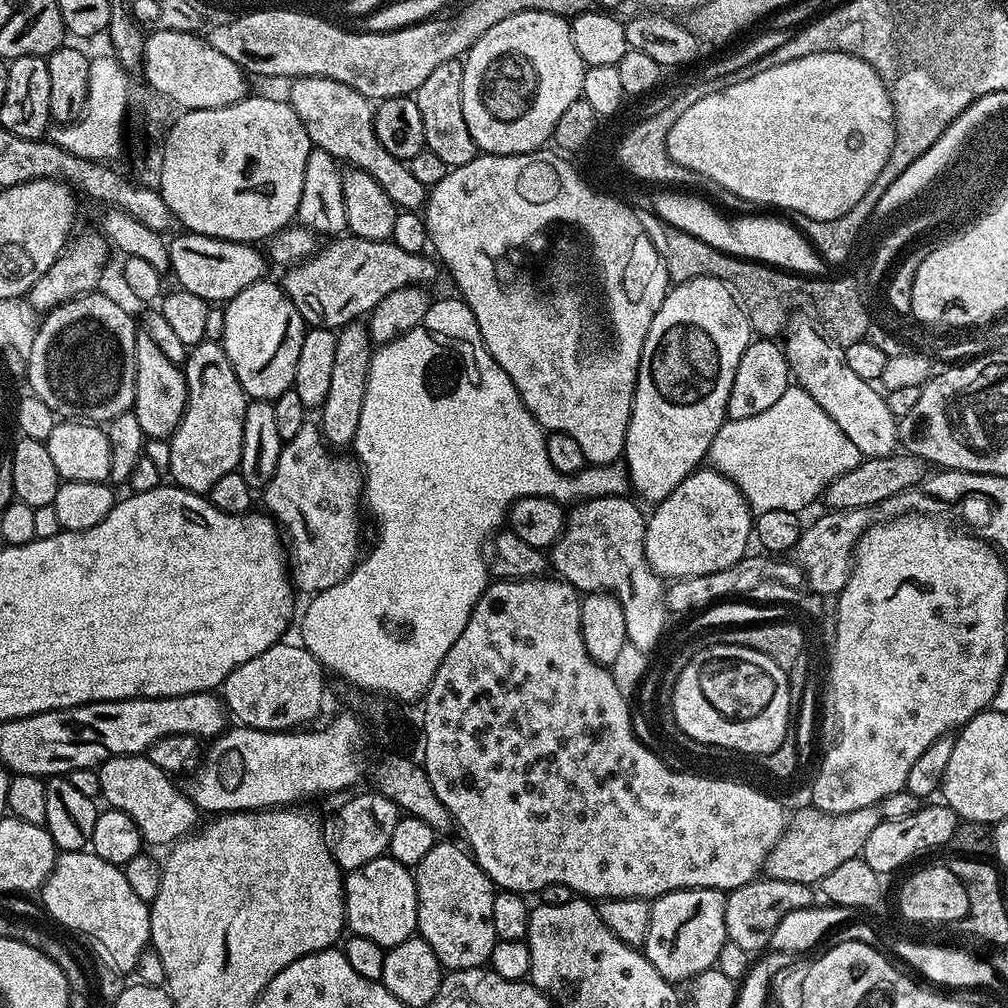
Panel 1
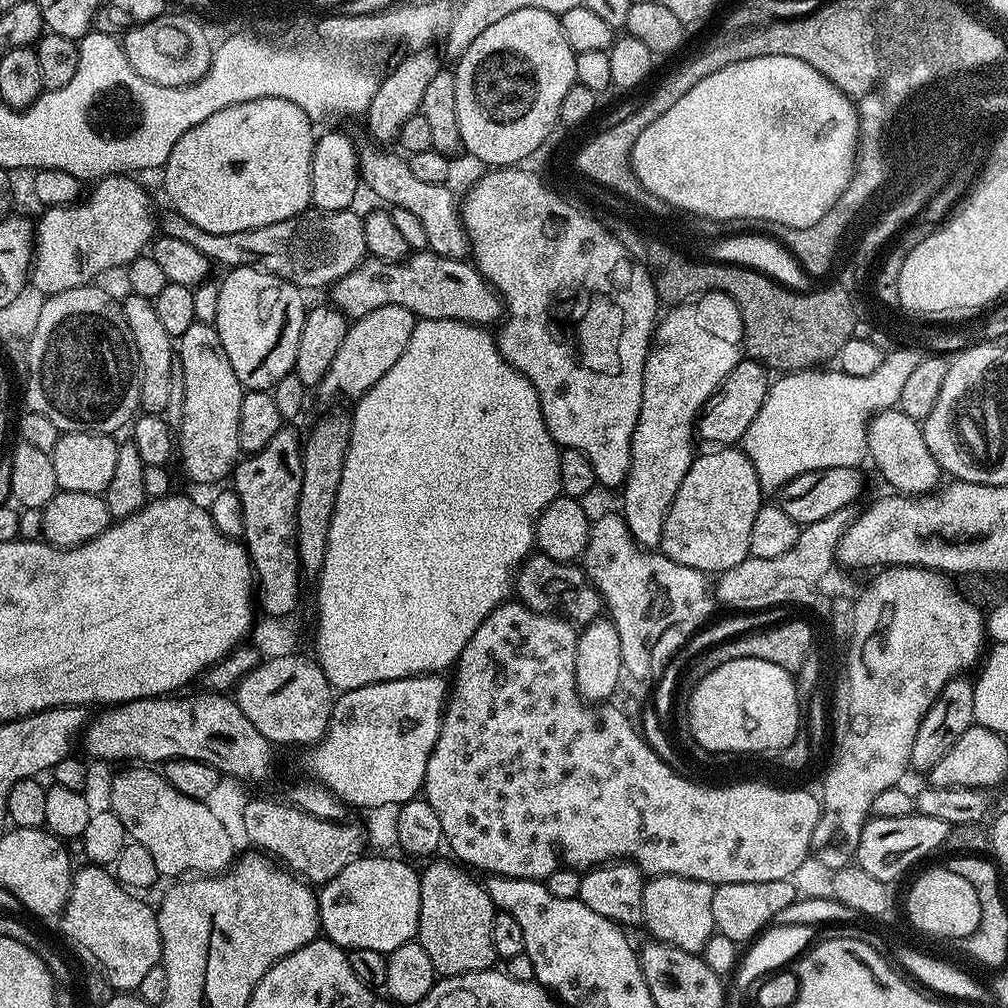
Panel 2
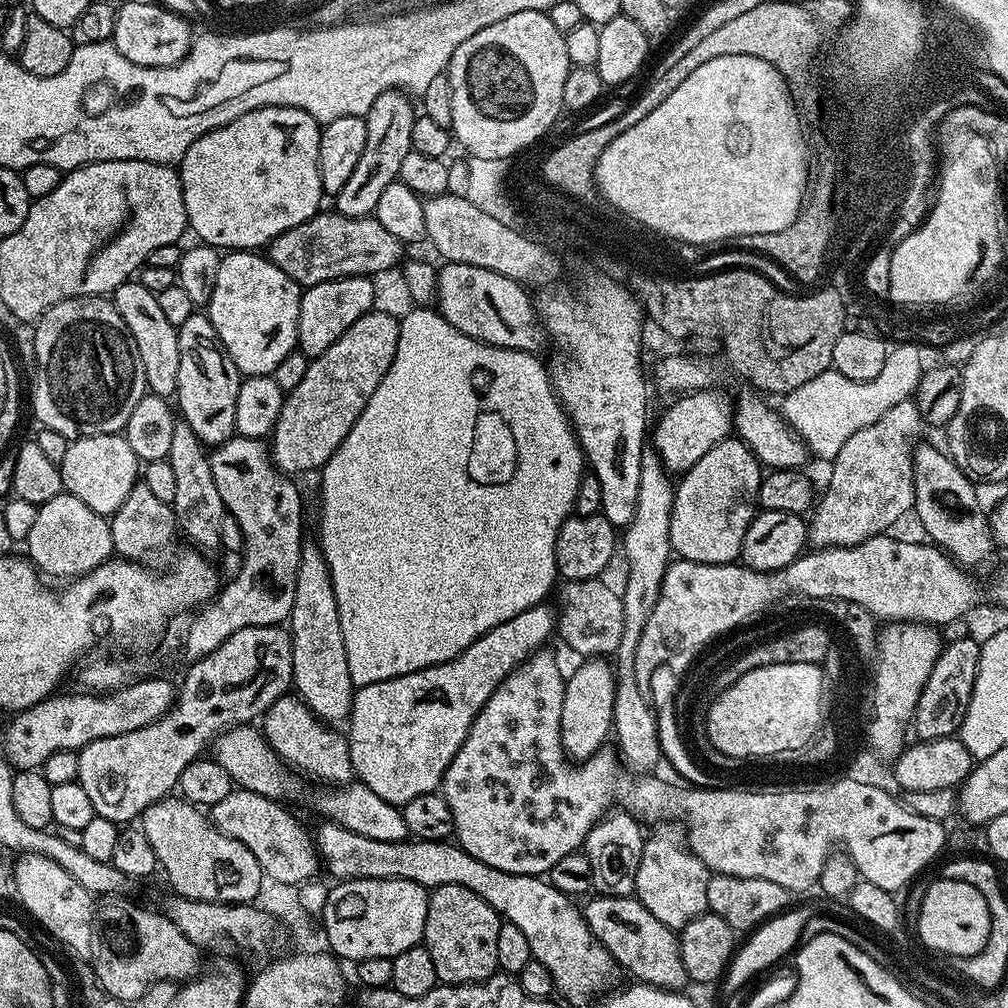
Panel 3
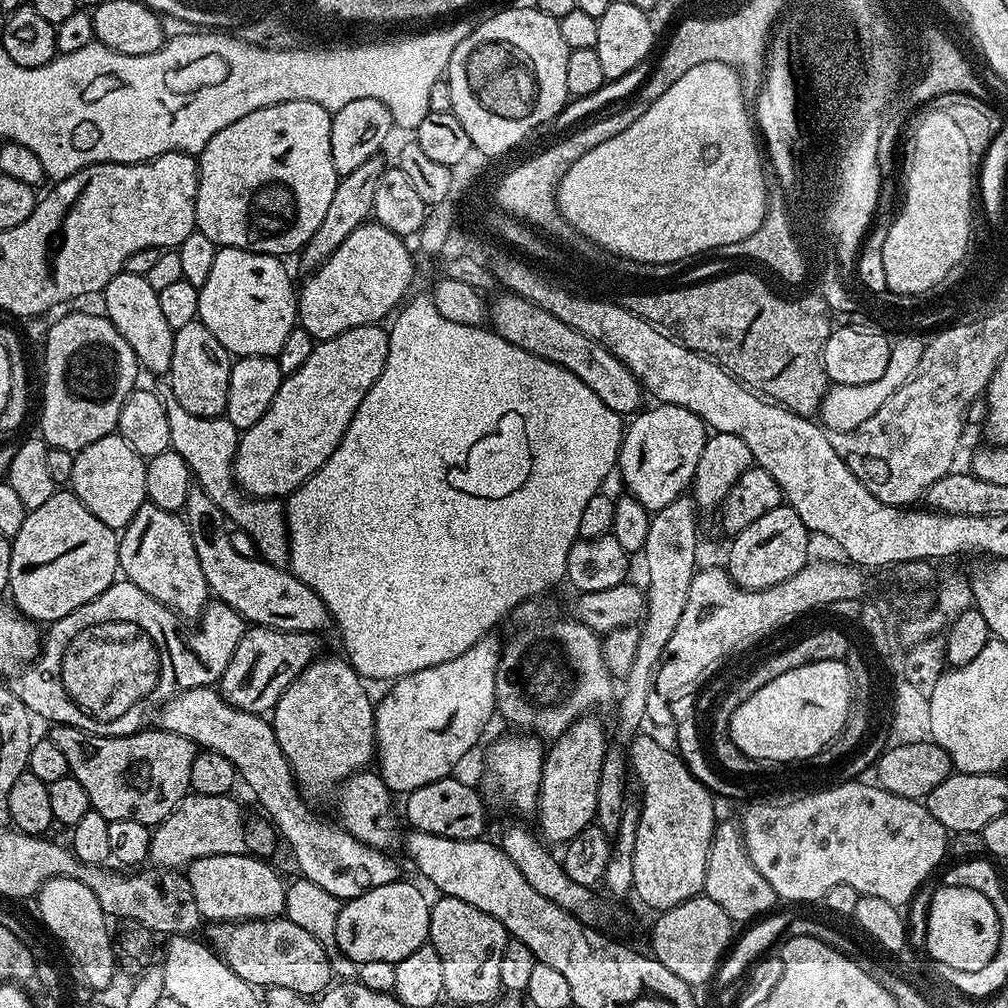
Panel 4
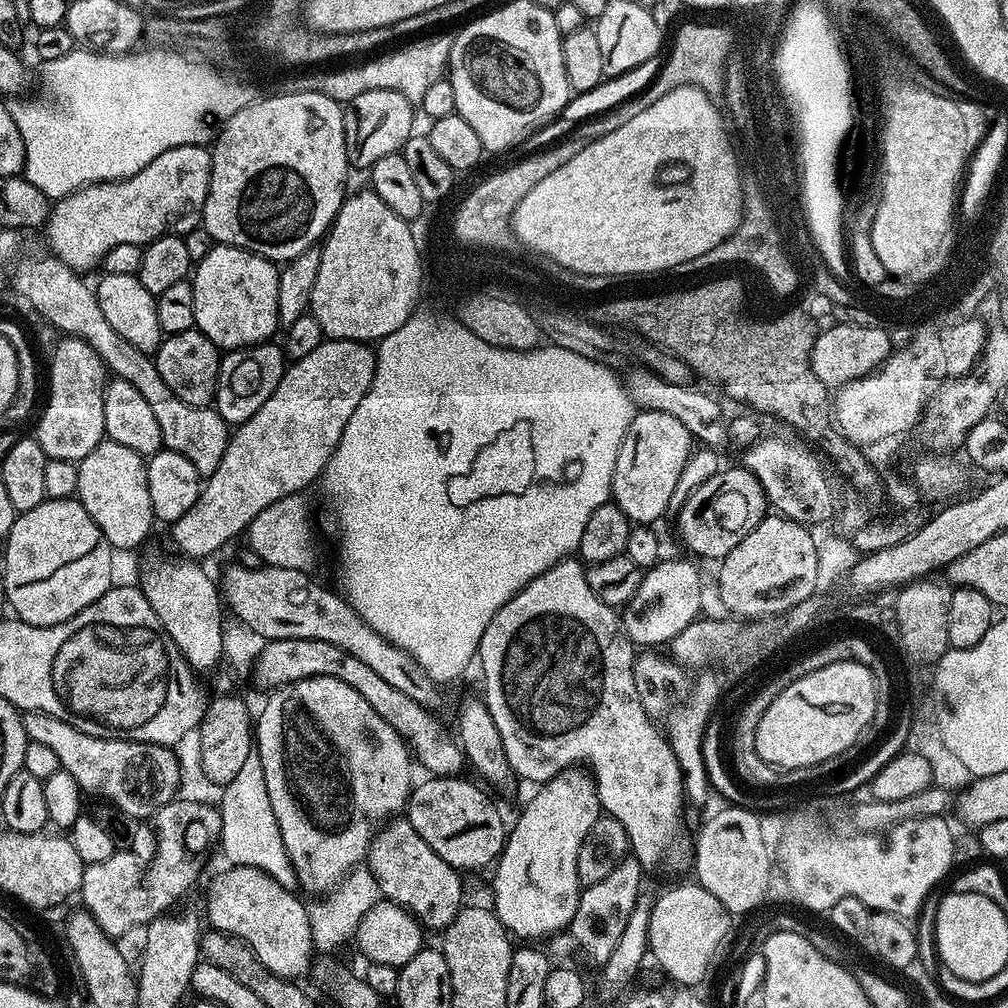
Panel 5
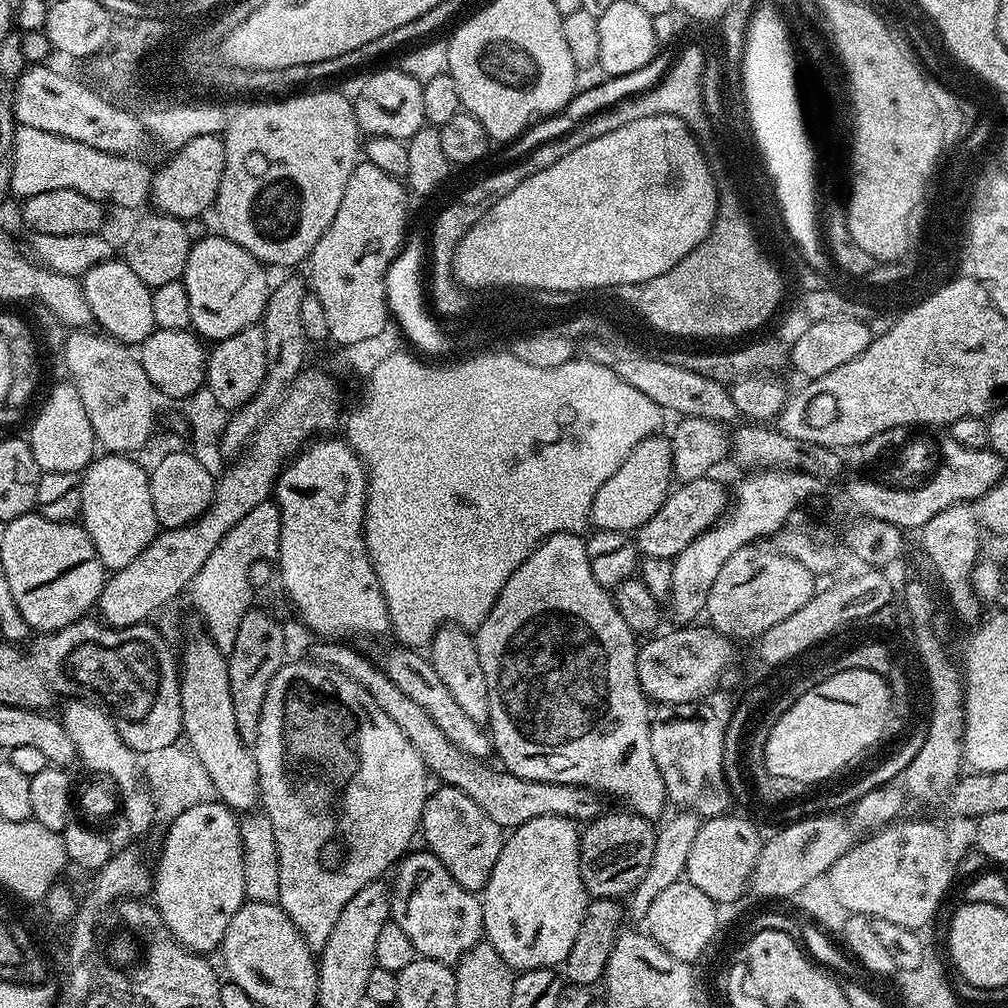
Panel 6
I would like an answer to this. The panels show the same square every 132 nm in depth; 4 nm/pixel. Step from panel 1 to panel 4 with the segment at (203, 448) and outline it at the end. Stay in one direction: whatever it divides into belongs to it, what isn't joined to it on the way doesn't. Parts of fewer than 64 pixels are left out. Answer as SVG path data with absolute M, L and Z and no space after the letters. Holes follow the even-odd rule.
M199 319L186 322L186 326L175 329L174 358L170 358L170 370L166 382L171 386L174 398L182 410L190 410L190 414L198 414L202 418L224 416L226 410L226 390L230 390L230 370L233 357L206 330Z

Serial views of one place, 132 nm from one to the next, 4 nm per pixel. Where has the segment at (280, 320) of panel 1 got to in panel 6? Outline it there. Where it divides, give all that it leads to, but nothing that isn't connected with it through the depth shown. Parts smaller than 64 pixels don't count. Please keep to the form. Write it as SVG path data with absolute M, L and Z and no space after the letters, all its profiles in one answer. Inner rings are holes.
M210 234L204 240L195 241L182 277L186 294L190 294L192 328L205 341L215 342L259 325L270 291L264 272L267 272L265 265L222 234Z

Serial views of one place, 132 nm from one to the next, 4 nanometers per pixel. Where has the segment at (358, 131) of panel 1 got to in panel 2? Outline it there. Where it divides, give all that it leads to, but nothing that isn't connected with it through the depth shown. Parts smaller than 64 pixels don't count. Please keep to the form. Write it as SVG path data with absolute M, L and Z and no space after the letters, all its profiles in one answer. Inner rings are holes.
M380 146L359 149L360 153L360 178L365 189L368 188L380 200L385 200L385 205L392 208L410 210L422 221L426 230L428 248L437 252L440 256L465 259L469 255L470 245L468 232L460 217L460 204L458 196L451 192L448 184L430 186L430 182L421 182L419 178L410 171L407 159L403 155L395 156Z

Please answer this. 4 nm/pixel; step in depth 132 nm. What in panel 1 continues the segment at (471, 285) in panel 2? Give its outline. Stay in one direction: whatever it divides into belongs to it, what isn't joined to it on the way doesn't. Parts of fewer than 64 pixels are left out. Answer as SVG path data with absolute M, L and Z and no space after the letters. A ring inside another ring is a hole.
M344 234L327 243L310 259L291 265L282 279L284 293L294 302L298 314L302 314L305 325L314 328L340 330L344 325L359 321L367 317L386 294L413 286L428 286L438 269L431 255L402 250L402 246L391 240L367 240Z

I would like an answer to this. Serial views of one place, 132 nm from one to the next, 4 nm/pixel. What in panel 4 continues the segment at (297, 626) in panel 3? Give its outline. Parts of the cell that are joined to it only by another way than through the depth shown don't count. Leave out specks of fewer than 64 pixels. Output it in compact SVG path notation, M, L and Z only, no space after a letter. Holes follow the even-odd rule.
M339 655L317 658L278 698L270 713L270 723L292 768L292 777L301 796L309 802L317 802L323 796L331 797L341 783L356 772L363 772L373 763L376 755L376 710L374 700L368 697L365 681L352 668L347 659Z

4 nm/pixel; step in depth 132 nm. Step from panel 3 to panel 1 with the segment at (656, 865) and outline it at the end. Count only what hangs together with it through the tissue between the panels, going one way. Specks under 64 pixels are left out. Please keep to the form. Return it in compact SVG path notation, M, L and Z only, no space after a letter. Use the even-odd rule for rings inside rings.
M683 888L651 901L650 930L646 930L642 951L662 978L690 982L715 965L722 946L728 943L724 897L717 888Z

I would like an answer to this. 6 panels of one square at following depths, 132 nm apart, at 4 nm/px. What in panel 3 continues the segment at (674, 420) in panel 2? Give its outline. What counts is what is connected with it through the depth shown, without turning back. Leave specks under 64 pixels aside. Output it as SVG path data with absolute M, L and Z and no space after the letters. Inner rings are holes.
M645 450L642 454L642 478L638 478L638 502L631 524L622 532L622 556L628 559L628 577L620 592L622 598L622 616L624 629L622 642L614 653L614 671L616 673L616 693L614 694L614 718L612 731L614 744L623 763L637 774L652 774L662 764L664 755L658 742L658 722L652 713L649 697L638 691L638 682L634 678L634 654L638 650L638 638L650 622L650 614L658 602L658 594L664 577L661 565L640 564L651 552L660 552L664 562L671 561L674 553L670 542L670 518L672 517L672 497L674 484L655 451Z

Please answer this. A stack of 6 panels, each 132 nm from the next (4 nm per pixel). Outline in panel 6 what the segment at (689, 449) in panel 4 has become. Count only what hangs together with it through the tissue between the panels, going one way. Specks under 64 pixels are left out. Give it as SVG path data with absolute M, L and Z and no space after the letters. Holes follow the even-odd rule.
M664 434L647 436L638 442L638 446L634 446L634 450L630 450L626 462L622 462L622 466L618 466L618 470L614 470L614 474L610 474L602 486L598 486L598 494L594 494L592 503L591 527L634 534L642 525L650 522L654 514L658 514L673 484L669 437Z

